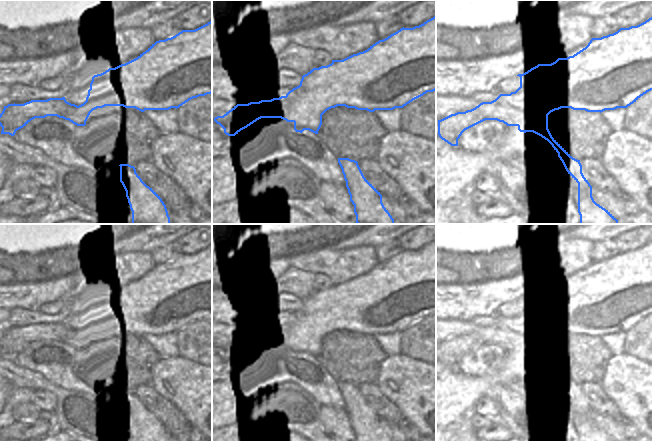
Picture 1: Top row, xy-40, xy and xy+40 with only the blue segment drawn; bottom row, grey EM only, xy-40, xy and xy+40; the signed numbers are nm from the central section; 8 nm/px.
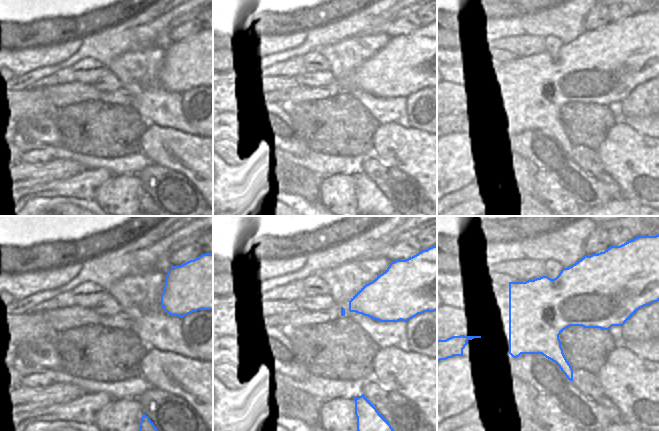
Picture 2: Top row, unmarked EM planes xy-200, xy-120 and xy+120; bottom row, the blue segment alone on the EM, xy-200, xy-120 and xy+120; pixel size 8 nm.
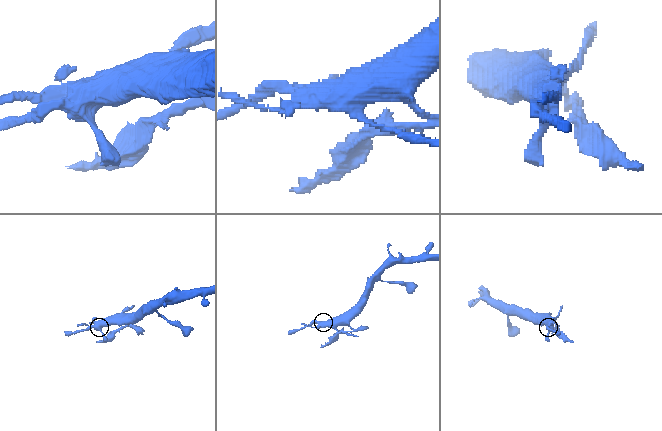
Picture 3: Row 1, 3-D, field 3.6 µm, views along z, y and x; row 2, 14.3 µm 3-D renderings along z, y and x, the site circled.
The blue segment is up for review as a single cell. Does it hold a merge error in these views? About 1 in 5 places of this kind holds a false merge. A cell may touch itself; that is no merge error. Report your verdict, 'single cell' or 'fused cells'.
fused cells

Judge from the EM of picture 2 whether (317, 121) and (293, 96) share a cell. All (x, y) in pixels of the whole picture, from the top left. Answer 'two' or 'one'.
two

